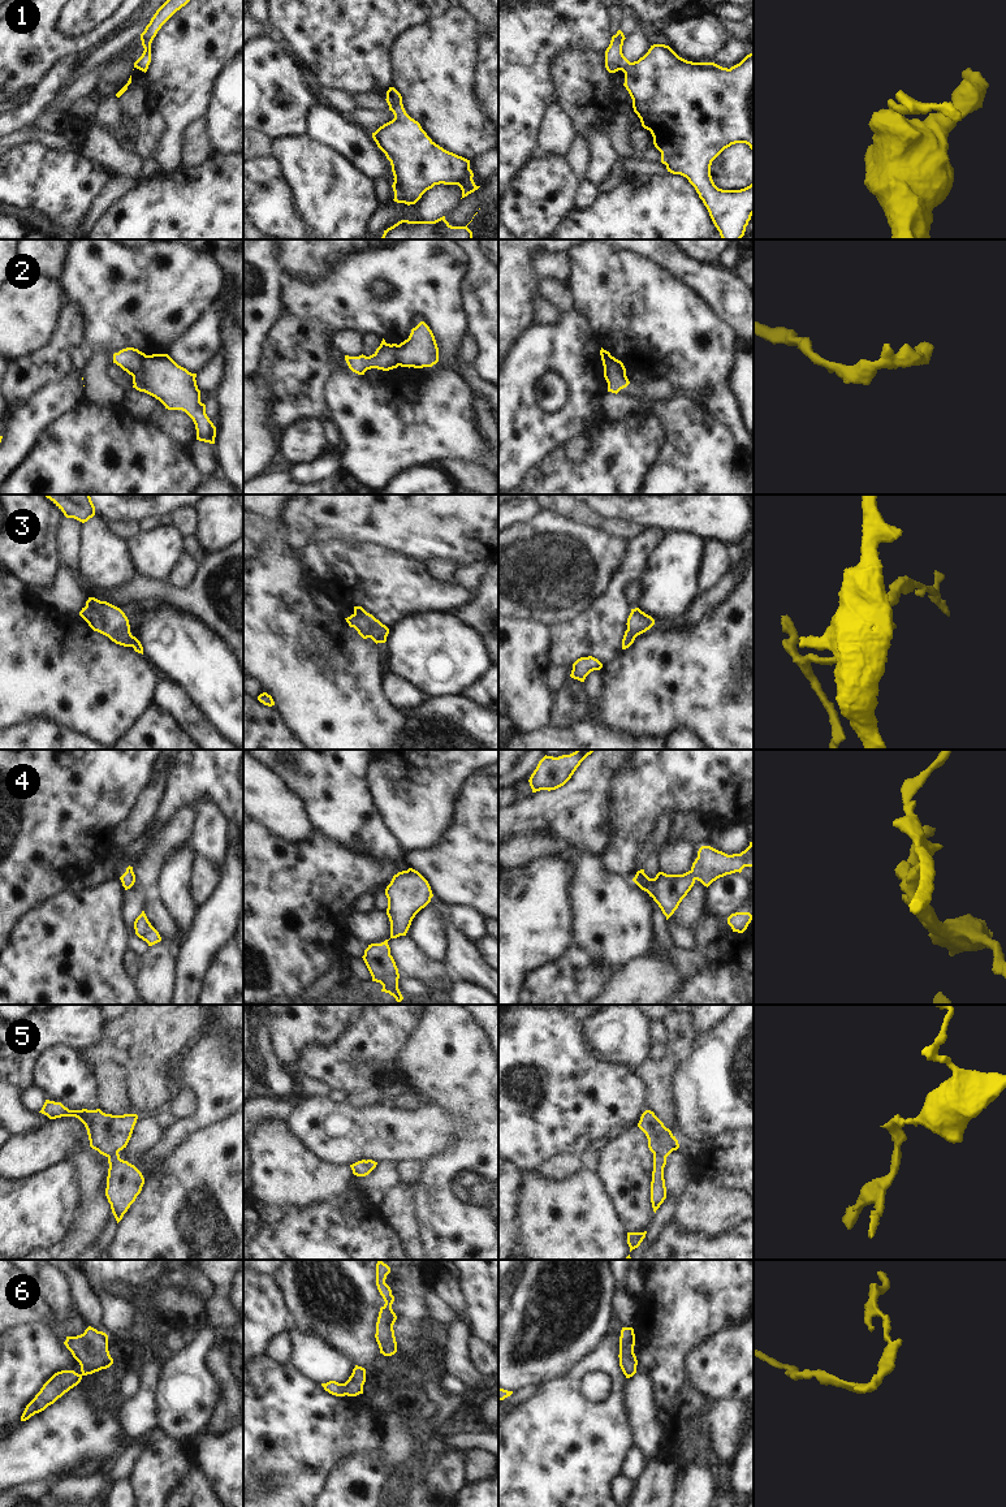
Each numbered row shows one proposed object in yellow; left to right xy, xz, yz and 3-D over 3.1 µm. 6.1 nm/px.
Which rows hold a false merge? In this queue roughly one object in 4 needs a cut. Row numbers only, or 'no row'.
2

